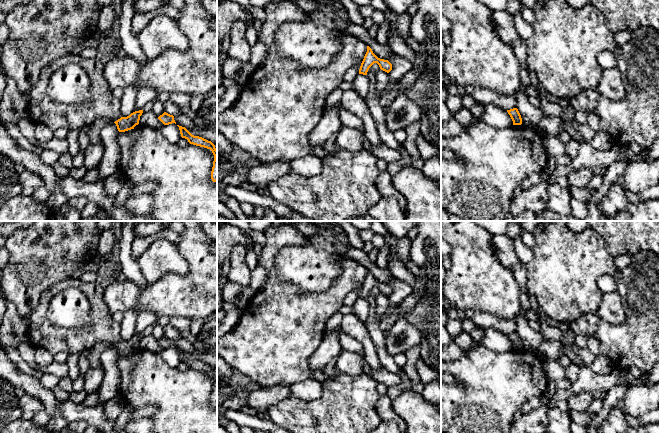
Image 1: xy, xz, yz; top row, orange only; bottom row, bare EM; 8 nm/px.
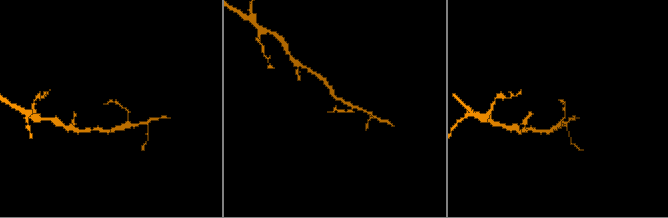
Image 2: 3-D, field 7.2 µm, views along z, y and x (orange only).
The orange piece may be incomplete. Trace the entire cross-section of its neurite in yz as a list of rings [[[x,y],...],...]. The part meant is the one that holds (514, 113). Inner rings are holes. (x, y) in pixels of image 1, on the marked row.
[[[517,108],[507,110],[507,112],[513,121],[513,125],[521,125],[522,124],[522,118],[521,118],[521,115]]]

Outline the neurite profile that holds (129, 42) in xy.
[[[121,0],[118,2],[118,10],[120,12],[120,30],[119,44],[125,50],[127,55],[135,58],[139,63],[145,63],[147,57],[136,36],[132,34],[131,23],[134,17],[135,0]]]

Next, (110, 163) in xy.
[[[114,122],[107,123],[100,131],[101,143],[104,146],[104,154],[97,170],[103,181],[113,174],[121,174],[120,168],[120,146],[117,141],[118,129]]]

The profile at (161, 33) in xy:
[[[163,13],[153,17],[136,37],[148,60],[154,60],[165,49],[185,51],[188,48],[187,37],[175,21]]]

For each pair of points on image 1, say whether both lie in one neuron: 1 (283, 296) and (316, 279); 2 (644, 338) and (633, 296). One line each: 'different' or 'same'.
1: different
2: same

